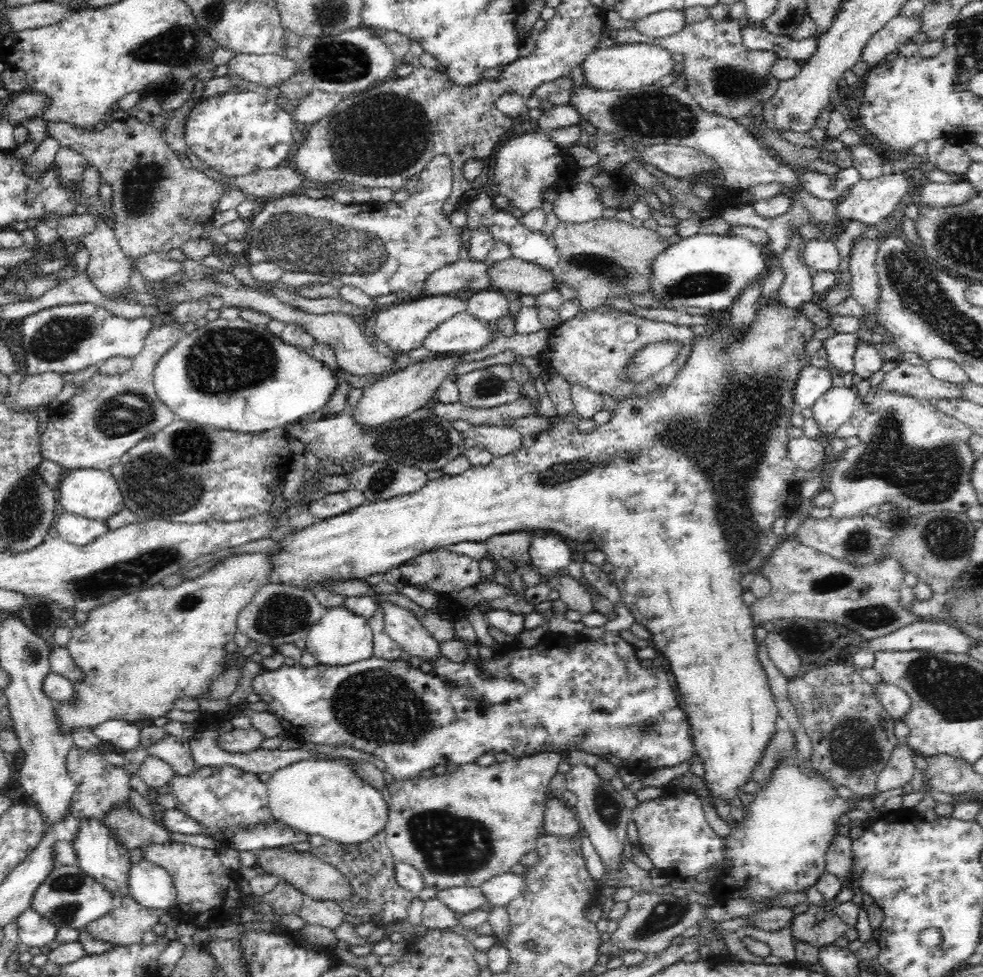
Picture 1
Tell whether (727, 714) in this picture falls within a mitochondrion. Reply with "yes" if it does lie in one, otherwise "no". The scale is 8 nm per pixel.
no

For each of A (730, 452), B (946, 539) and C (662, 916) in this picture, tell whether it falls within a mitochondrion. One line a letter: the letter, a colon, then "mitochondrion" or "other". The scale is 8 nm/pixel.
A: mitochondrion
B: mitochondrion
C: mitochondrion

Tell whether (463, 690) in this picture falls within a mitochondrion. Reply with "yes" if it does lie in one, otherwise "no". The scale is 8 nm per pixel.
yes

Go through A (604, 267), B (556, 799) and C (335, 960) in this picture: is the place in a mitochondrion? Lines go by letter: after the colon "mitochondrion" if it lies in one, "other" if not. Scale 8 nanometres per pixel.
A: mitochondrion
B: other
C: other

